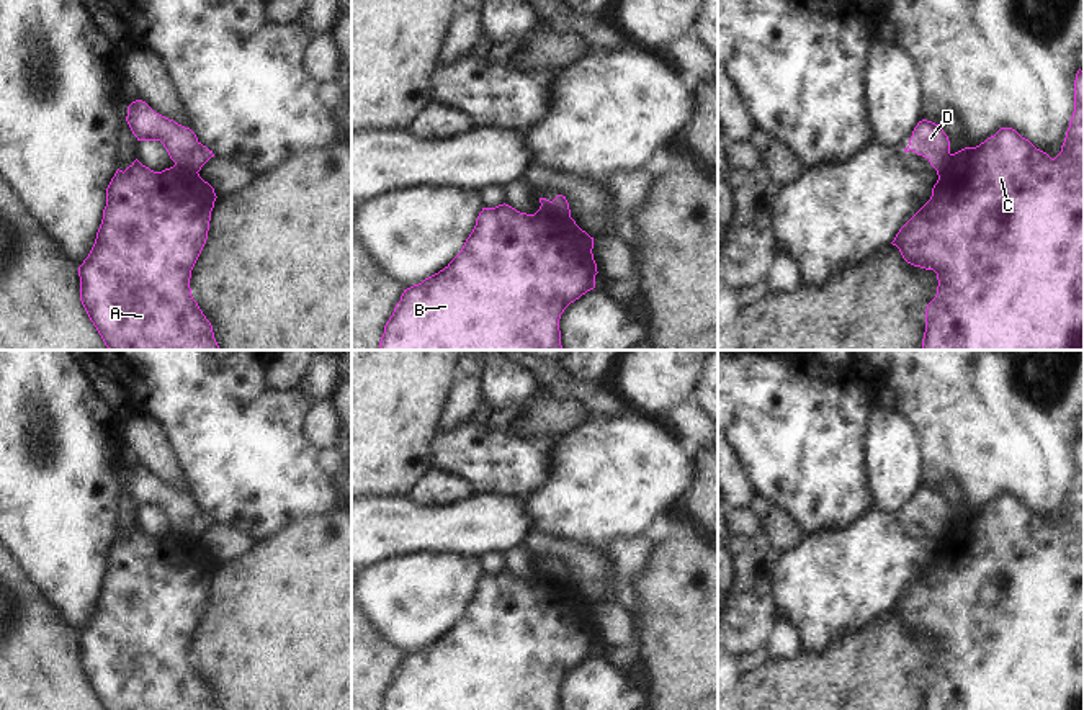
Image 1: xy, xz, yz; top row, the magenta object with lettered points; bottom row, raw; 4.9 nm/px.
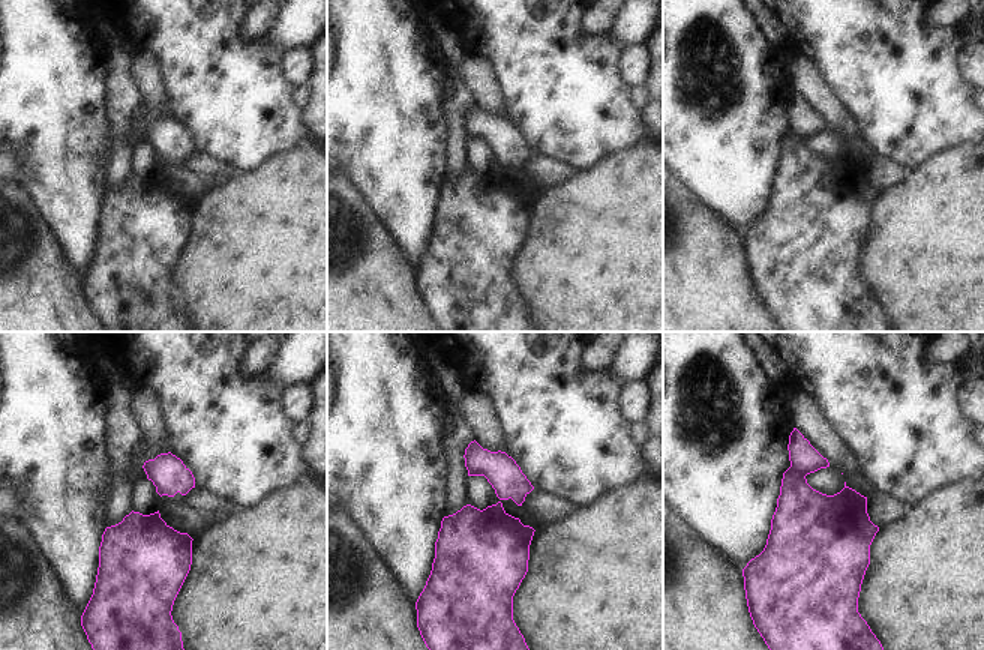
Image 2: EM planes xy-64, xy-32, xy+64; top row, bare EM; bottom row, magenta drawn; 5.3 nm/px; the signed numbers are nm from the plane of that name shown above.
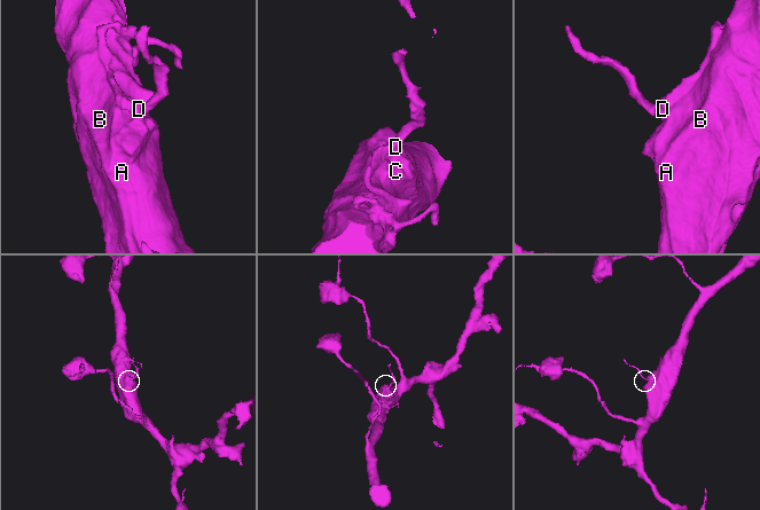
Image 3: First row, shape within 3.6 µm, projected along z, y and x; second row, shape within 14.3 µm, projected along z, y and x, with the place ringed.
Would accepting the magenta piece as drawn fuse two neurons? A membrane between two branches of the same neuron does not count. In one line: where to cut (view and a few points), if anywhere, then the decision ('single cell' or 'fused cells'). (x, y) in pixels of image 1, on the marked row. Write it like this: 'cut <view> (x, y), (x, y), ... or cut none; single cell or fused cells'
cut xz (542, 203), (550, 202), (561, 215), (569, 216); fused cells

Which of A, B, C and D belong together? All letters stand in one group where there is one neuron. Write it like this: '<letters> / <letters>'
A B C / D

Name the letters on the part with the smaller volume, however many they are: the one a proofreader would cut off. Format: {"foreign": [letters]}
{"foreign": ["D"]}

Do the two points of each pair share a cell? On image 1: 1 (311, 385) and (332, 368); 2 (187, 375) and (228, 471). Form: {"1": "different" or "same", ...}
{"1": "same", "2": "same"}

